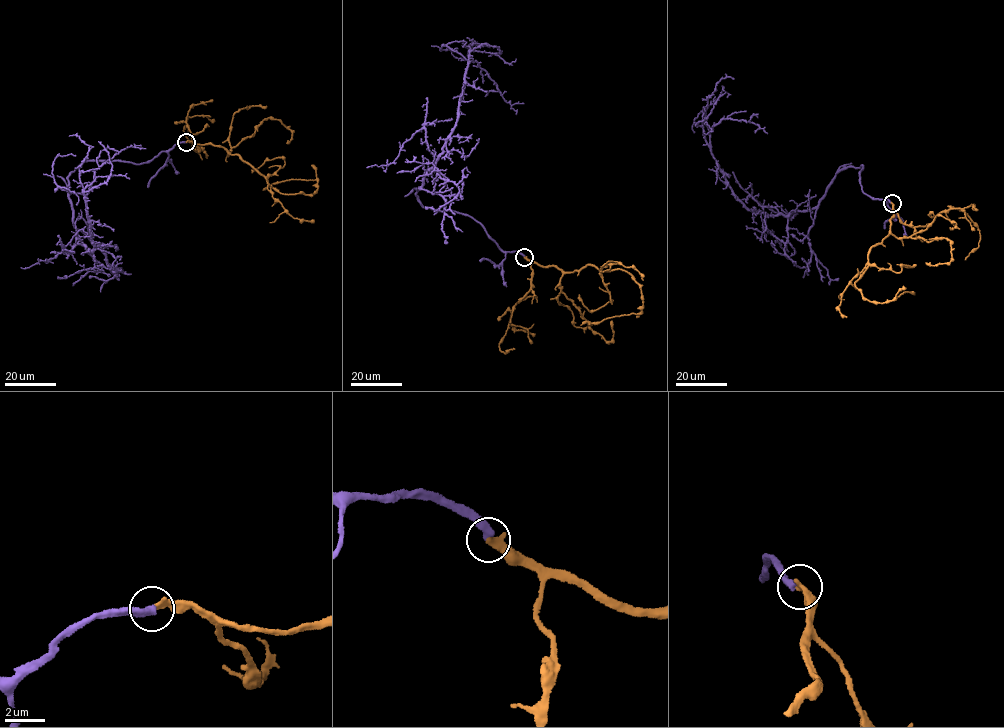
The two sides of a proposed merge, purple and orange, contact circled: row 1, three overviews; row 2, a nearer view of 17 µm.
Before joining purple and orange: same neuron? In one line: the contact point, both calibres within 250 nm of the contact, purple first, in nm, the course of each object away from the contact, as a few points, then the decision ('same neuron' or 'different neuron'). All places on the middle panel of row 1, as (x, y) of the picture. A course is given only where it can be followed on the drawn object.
(524, 257) | 400/360 nm | purple via (524, 257), (503, 251), (469, 216), (427, 208), (416, 188), (455, 126), (470, 61), (508, 102), (523, 104) | orange via (524, 257), (565, 272), (590, 265), (600, 272), (627, 271), (633, 277), (641, 291), (642, 311), (580, 325) | same neuron

